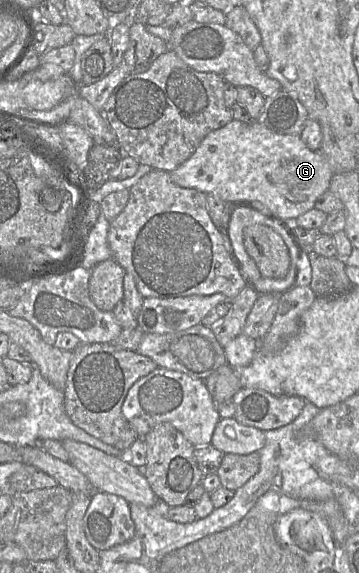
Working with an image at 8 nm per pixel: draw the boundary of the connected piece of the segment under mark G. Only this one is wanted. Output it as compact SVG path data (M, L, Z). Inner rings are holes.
M236 119L211 131L189 159L170 172L171 180L180 187L217 195L222 200L231 202L231 206L237 203L255 204L275 217L290 222L315 207L319 196L329 190L333 175L322 152L309 149L300 135L279 134L259 121L243 122Z

